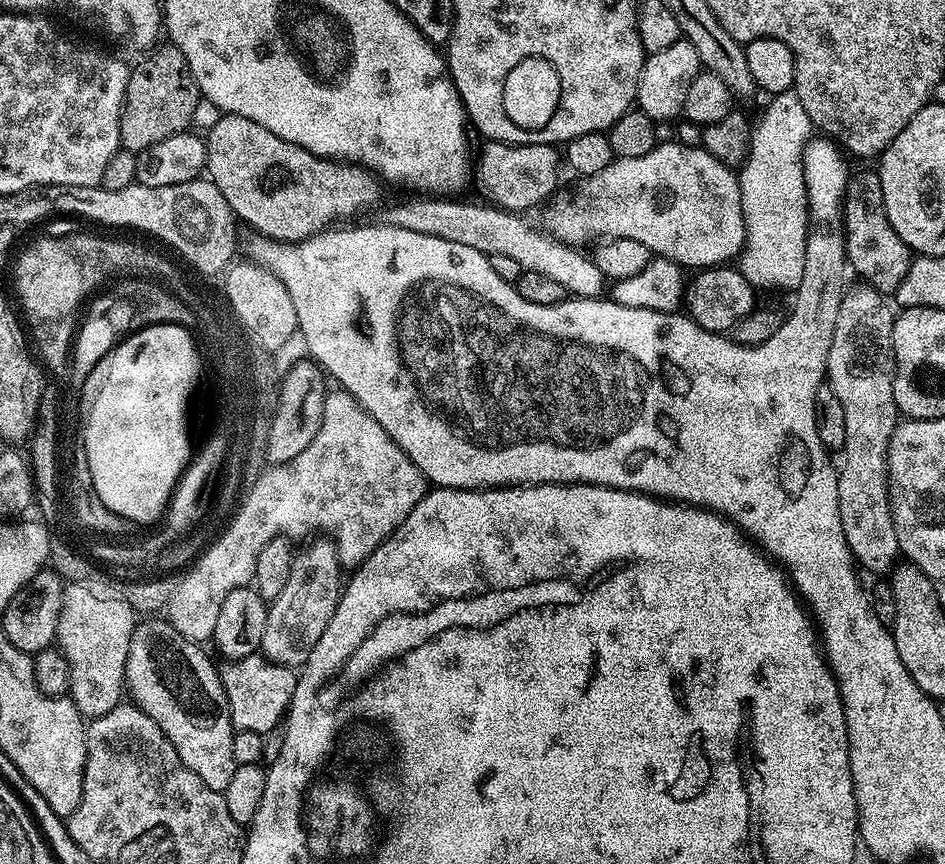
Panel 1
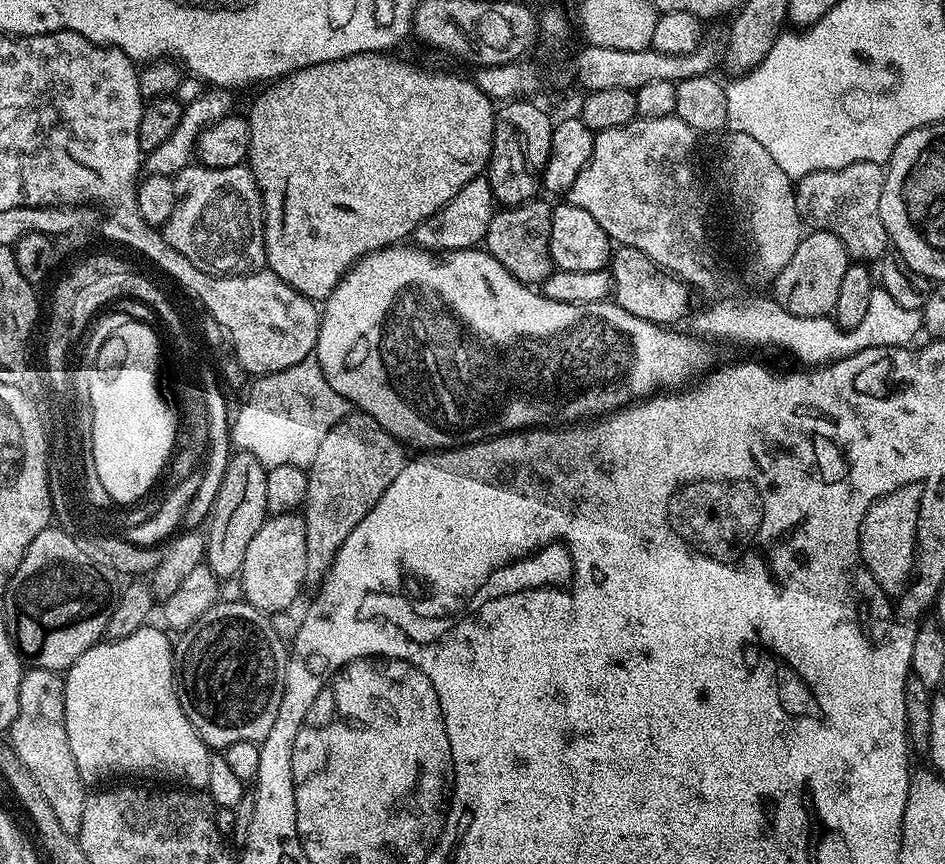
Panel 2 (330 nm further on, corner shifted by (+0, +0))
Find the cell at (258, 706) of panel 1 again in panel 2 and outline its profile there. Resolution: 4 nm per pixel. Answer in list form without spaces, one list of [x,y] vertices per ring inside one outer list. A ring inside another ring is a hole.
[[[228,600],[225,604],[224,601],[218,602],[206,610],[194,626],[179,633],[174,644],[172,674],[176,697],[180,699],[186,718],[190,718],[197,734],[212,750],[229,748],[234,742],[263,742],[278,718],[278,706],[282,706],[284,697],[289,649],[280,641],[275,626],[265,613],[258,611],[253,604],[237,600]]]

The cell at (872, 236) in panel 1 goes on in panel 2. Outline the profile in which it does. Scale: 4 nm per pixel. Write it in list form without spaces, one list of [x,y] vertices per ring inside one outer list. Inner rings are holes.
[[[854,162],[838,170],[818,170],[795,181],[796,205],[801,221],[834,234],[856,262],[879,261],[889,251],[890,241],[880,217],[880,199],[885,169],[874,162]]]

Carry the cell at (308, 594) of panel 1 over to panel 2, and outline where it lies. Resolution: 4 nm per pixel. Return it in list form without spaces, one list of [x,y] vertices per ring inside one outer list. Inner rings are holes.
[[[359,410],[339,420],[334,430],[322,438],[322,446],[318,446],[318,454],[314,454],[314,462],[306,470],[308,489],[302,509],[309,577],[323,577],[332,567],[342,542],[350,538],[350,530],[354,530],[354,526],[374,510],[378,498],[386,494],[386,486],[402,474],[406,463],[404,452],[405,445],[378,426],[374,418]]]

